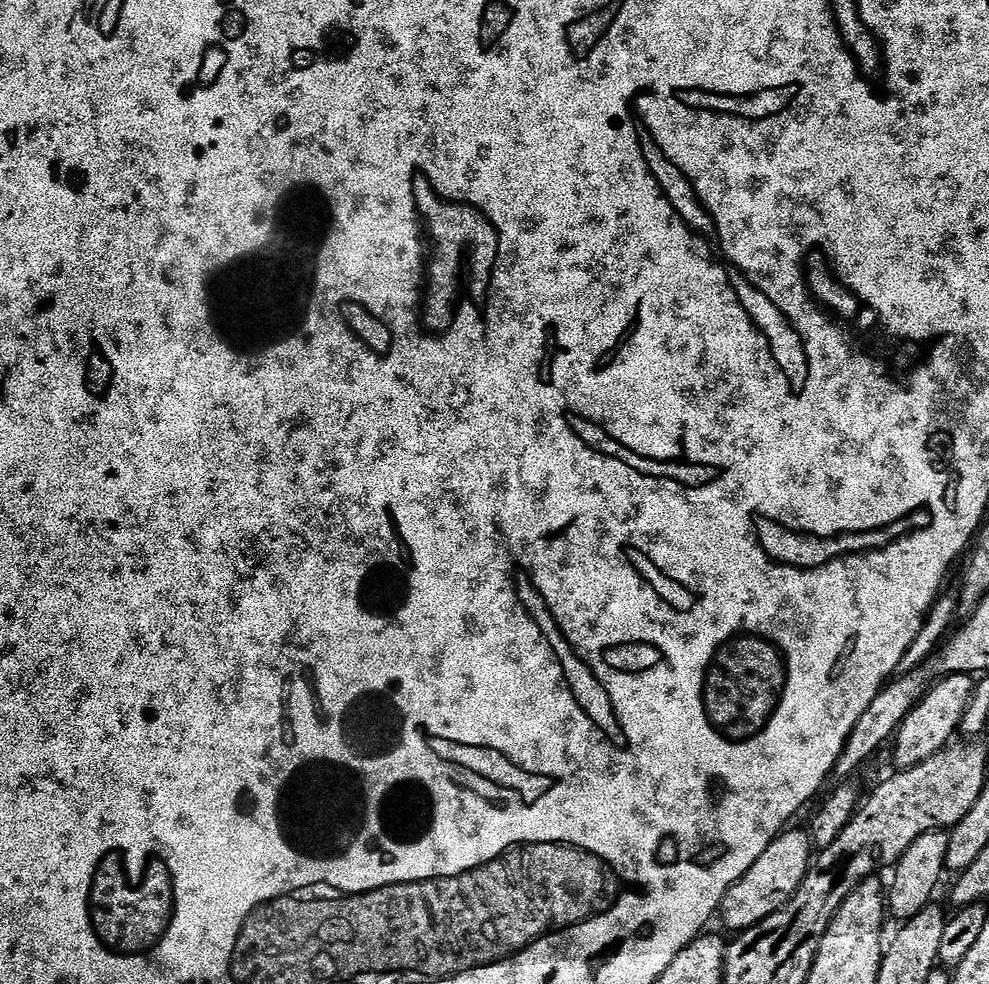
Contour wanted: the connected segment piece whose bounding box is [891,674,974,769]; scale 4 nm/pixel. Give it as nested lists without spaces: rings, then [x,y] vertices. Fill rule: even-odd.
[[[949,674],[929,687],[924,699],[912,707],[912,713],[902,721],[894,737],[892,760],[897,769],[918,766],[953,743],[952,735],[957,735],[972,701],[973,687],[973,677],[968,674]]]

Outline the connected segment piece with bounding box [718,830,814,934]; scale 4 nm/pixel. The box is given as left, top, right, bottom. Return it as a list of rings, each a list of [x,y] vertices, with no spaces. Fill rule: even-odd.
[[[785,830],[774,842],[770,842],[770,846],[762,850],[762,858],[758,858],[758,862],[754,862],[754,866],[750,866],[750,870],[746,870],[746,874],[742,874],[742,878],[738,878],[738,882],[734,882],[734,886],[730,886],[730,890],[722,898],[718,920],[732,934],[745,932],[747,928],[770,918],[770,914],[782,910],[782,906],[786,906],[786,902],[794,898],[798,886],[802,886],[814,859],[812,837],[807,831],[792,831]]]

